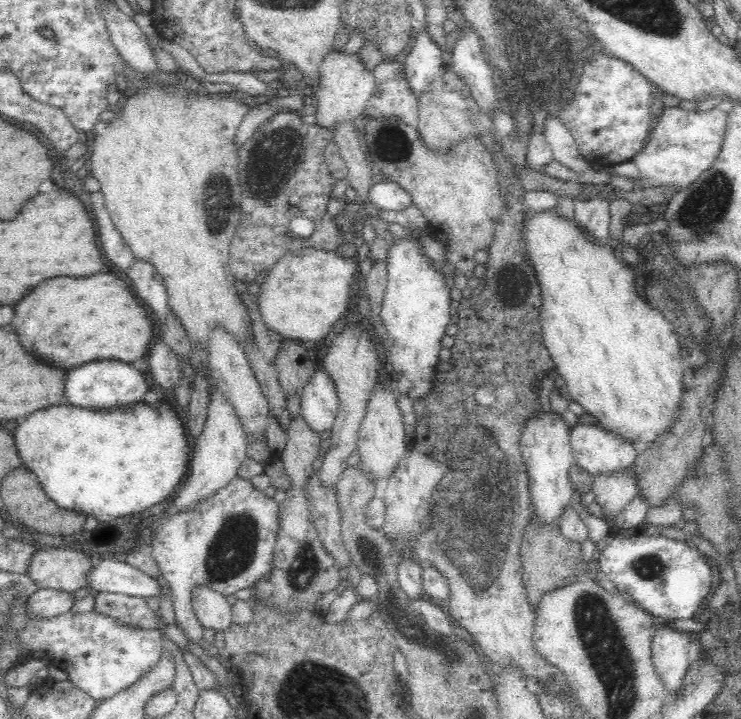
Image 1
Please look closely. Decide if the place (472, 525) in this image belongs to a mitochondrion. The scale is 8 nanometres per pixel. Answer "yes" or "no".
yes

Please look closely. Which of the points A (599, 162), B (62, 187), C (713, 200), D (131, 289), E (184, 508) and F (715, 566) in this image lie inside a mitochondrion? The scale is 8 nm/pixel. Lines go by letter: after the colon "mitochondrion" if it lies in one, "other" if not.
A: other
B: other
C: mitochondrion
D: other
E: other
F: other

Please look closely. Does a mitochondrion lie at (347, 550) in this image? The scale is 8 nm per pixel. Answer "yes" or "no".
no

